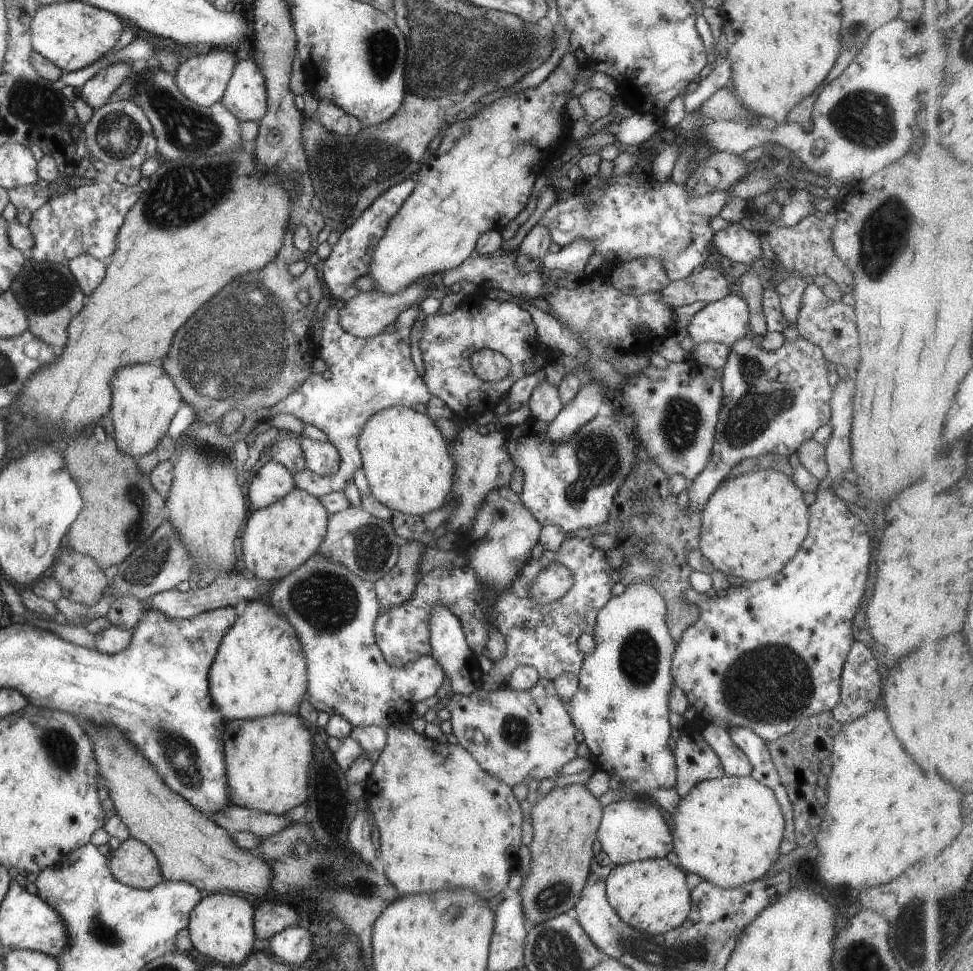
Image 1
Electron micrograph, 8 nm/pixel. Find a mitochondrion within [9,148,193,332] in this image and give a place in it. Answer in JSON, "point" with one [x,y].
{"point":[47,290]}

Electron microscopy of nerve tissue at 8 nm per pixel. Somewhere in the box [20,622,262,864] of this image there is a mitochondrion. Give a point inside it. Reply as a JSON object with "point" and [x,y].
{"point":[182,757]}

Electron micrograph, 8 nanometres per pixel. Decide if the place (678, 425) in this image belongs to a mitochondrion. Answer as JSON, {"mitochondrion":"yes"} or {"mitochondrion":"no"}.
{"mitochondrion":"yes"}

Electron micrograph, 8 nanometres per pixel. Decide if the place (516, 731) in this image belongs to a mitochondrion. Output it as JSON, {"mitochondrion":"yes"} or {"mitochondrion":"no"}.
{"mitochondrion":"yes"}

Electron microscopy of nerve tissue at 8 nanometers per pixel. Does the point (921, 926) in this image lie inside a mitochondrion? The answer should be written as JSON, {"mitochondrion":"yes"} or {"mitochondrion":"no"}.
{"mitochondrion":"yes"}

